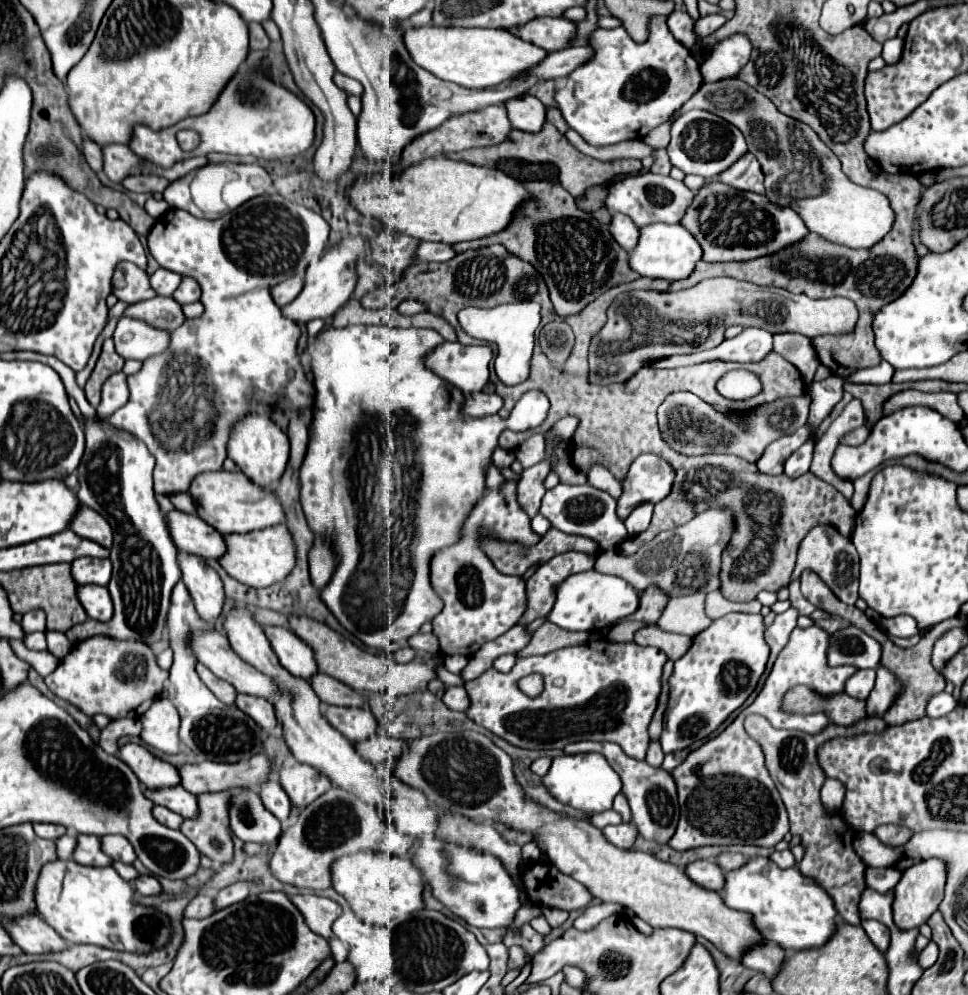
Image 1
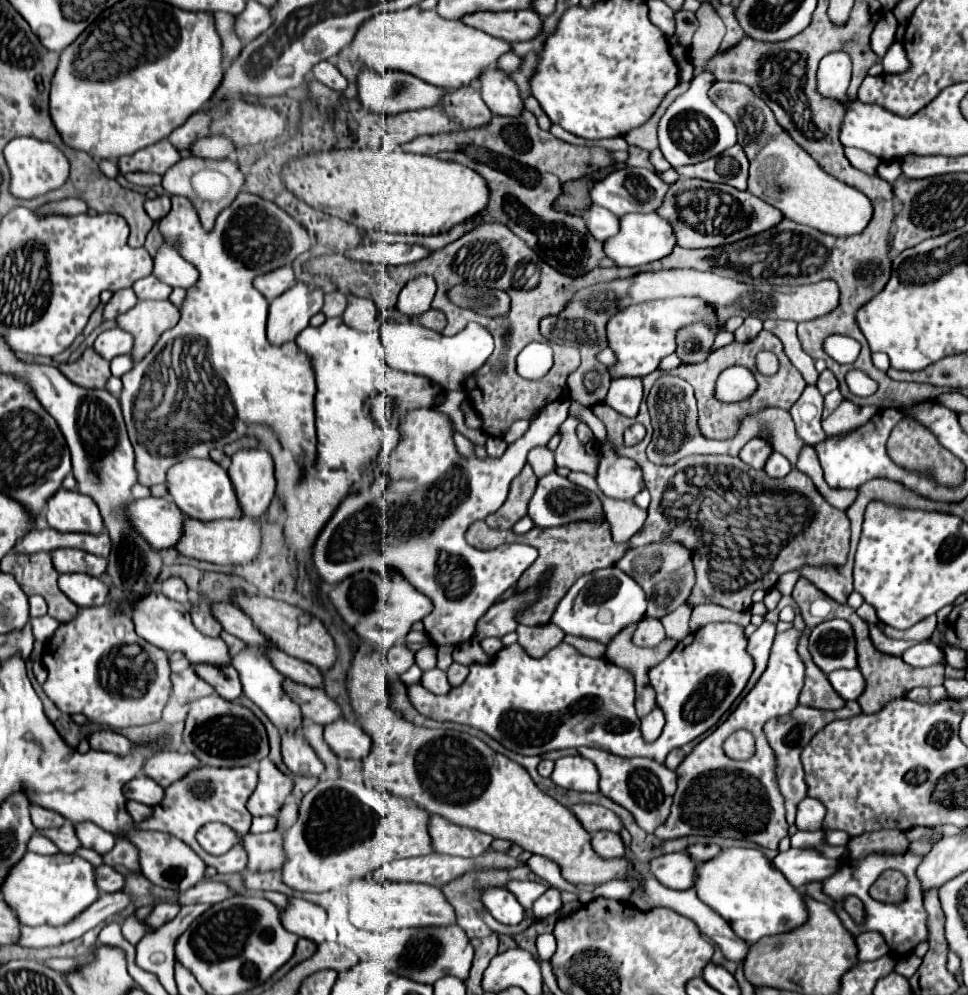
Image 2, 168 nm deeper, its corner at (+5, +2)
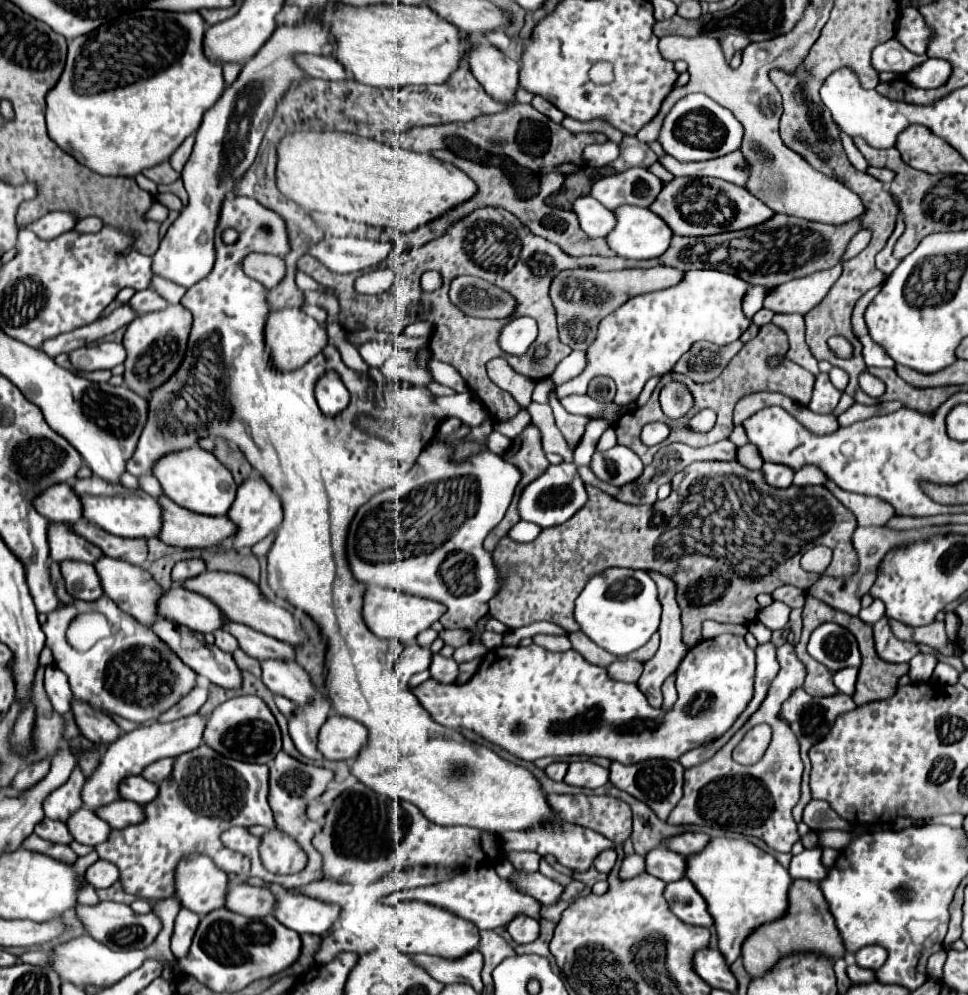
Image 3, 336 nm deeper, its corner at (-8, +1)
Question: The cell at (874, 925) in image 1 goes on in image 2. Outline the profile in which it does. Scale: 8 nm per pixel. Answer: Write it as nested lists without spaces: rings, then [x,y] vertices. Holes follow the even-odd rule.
[[[864,932],[856,938],[856,948],[858,948],[858,960],[868,962],[868,960],[878,960],[886,956],[890,950],[884,942],[884,938],[876,932]]]

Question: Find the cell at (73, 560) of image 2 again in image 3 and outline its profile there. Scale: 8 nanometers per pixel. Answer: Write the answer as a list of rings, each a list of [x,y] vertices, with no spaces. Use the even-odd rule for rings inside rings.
[[[51,523],[49,527],[49,549],[51,549],[51,559],[57,563],[67,559],[93,565],[97,559],[103,557],[101,549],[97,549],[93,543],[87,543],[83,537],[75,535],[69,527],[55,523]]]

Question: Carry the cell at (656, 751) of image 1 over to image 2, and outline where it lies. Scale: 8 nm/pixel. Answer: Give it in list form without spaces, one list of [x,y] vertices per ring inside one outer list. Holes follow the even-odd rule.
[[[654,706],[654,710],[642,718],[642,734],[648,742],[654,742],[664,726],[664,712],[660,710],[660,706]]]

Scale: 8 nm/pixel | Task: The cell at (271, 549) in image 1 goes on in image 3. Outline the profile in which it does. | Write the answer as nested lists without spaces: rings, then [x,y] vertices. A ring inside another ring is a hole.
[[[159,497],[163,507],[163,529],[159,539],[173,547],[183,549],[207,549],[225,543],[237,533],[237,525],[229,517],[199,515],[179,507],[169,497]]]

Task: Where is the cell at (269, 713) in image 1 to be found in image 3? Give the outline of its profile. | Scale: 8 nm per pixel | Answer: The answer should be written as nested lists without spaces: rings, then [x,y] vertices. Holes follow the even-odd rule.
[[[163,621],[163,623],[157,623],[153,627],[153,631],[183,659],[185,665],[189,665],[197,675],[207,677],[213,685],[219,685],[223,689],[239,689],[243,685],[243,673],[241,673],[239,665],[235,663],[233,655],[221,651],[215,645],[207,645],[203,641],[203,637],[199,637],[197,633],[193,633],[189,627],[185,627],[185,625],[173,625],[171,621]]]

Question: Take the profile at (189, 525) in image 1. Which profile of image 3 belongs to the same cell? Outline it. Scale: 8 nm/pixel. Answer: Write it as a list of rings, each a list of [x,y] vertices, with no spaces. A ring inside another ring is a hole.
[[[89,477],[89,479],[77,479],[73,485],[75,493],[79,495],[83,503],[83,517],[101,529],[109,531],[111,535],[117,537],[141,537],[141,539],[157,539],[163,523],[163,509],[155,497],[145,495],[145,491],[135,491],[127,487],[117,487],[109,485],[99,477]]]

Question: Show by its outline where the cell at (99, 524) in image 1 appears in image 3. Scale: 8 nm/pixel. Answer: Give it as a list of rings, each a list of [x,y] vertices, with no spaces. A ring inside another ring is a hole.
[[[59,483],[43,491],[35,499],[35,509],[53,523],[73,525],[83,519],[83,507],[77,493],[67,483]]]

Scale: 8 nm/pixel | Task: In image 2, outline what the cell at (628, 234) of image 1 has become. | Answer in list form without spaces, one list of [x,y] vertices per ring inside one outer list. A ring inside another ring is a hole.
[[[590,204],[586,212],[586,228],[596,240],[604,242],[612,234],[616,234],[616,230],[620,230],[620,224],[618,224],[618,216],[614,216],[610,210]]]

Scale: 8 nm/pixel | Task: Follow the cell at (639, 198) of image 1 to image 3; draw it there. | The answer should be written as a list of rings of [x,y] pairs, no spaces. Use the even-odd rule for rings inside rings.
[[[633,167],[593,183],[591,195],[607,209],[615,211],[623,205],[649,207],[661,193],[661,179],[645,167]]]

